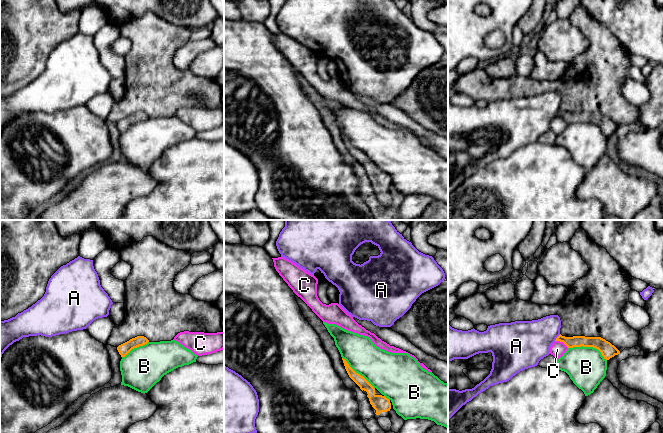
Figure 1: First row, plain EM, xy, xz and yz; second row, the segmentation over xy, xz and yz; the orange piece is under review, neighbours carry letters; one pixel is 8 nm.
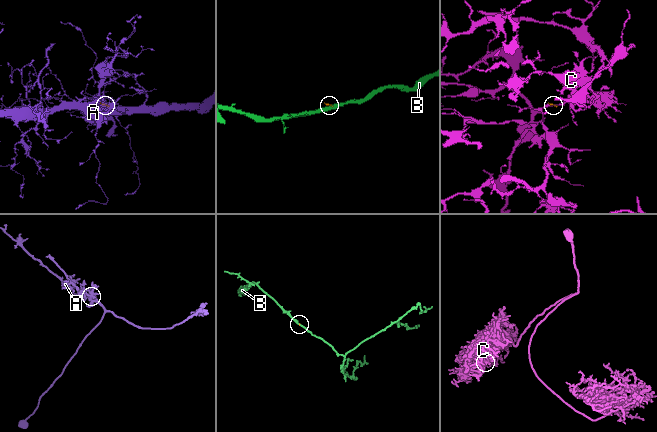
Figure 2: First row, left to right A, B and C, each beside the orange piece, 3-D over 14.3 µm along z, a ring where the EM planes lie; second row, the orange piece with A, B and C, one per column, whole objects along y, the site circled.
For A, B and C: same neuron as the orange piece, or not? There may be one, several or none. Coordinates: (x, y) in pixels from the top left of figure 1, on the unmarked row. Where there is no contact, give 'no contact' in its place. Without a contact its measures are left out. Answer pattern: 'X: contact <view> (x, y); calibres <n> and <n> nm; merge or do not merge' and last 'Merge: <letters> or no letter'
A: contact yz (557, 113); calibres 100 and 360 nm; do not merge
B: contact yz (588, 122); calibres 120 and 320 nm; do not merge
C: contact yz (562, 117); calibres 100 and 120 nm; do not merge
Merge: no letter

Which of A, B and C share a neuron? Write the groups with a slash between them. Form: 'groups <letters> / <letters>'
groups A / B / C

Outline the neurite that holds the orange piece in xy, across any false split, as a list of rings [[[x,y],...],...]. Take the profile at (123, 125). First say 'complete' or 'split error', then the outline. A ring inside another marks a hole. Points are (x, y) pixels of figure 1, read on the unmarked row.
complete | [[[137,112],[129,117],[119,121],[117,126],[121,133],[125,133],[132,125],[147,120],[149,116],[144,112]]]

